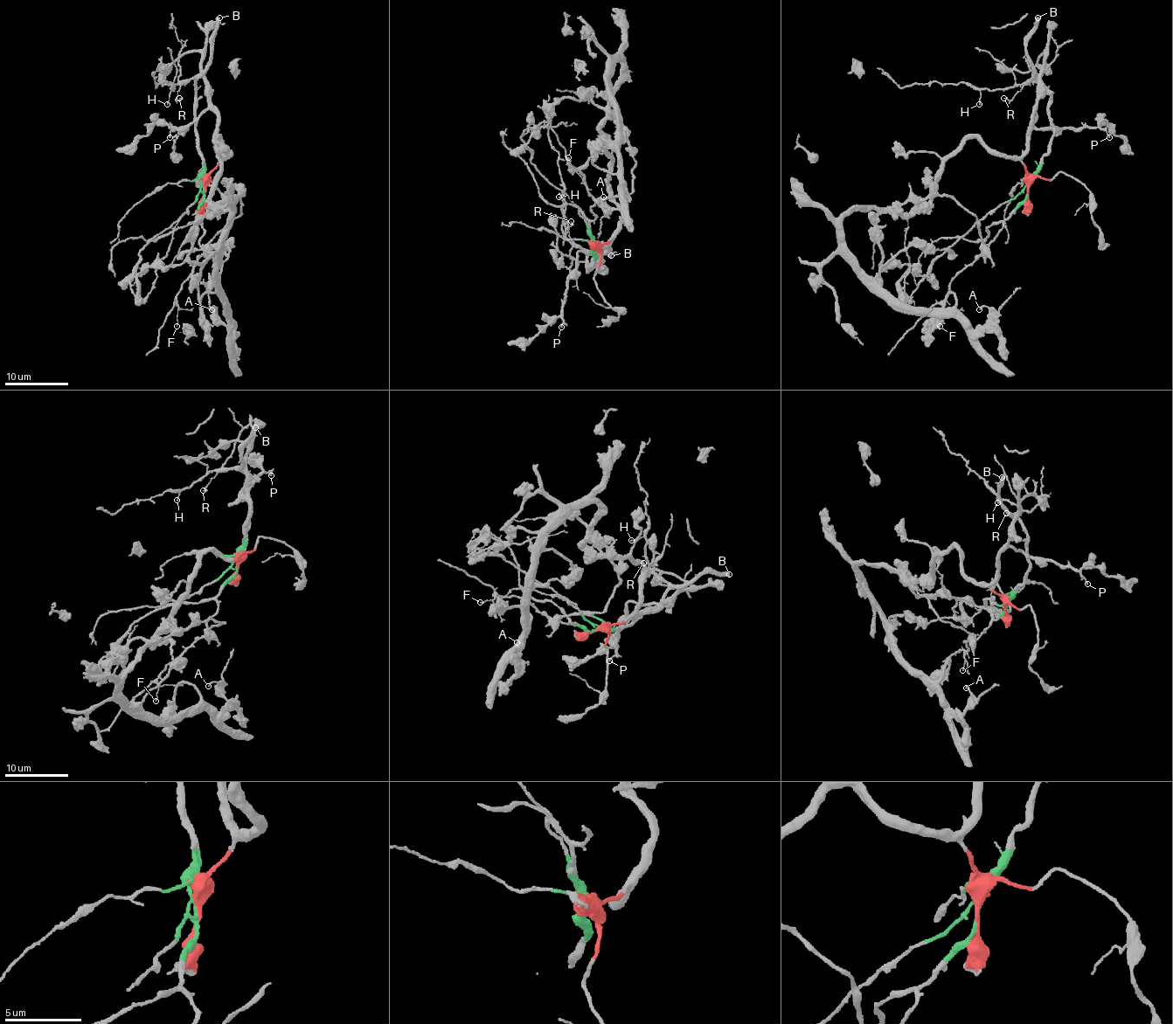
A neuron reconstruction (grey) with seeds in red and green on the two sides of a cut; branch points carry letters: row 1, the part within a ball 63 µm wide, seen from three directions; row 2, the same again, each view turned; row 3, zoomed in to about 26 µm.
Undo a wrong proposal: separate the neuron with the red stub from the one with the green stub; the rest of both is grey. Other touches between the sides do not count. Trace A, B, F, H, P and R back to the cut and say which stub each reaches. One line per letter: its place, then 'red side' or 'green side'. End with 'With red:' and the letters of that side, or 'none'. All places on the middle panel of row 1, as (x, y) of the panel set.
A: place (603, 197); red side
B: place (611, 255); green side
F: place (568, 157); green side
H: place (558, 197); green side
P: place (561, 327); red side
R: place (571, 221); green side
With red: A, P

